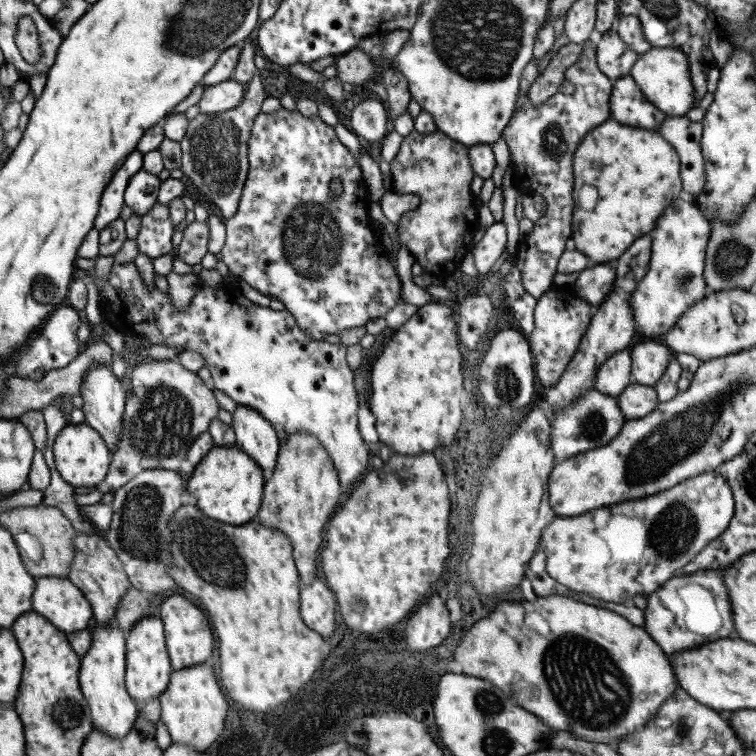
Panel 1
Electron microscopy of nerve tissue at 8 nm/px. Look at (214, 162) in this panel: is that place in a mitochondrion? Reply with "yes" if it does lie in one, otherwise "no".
yes

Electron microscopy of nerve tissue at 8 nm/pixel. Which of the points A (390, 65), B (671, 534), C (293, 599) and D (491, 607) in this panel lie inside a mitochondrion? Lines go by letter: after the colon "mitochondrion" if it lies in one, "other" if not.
A: other
B: mitochondrion
C: other
D: other

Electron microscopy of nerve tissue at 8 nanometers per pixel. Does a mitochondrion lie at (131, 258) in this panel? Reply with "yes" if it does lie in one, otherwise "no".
no

